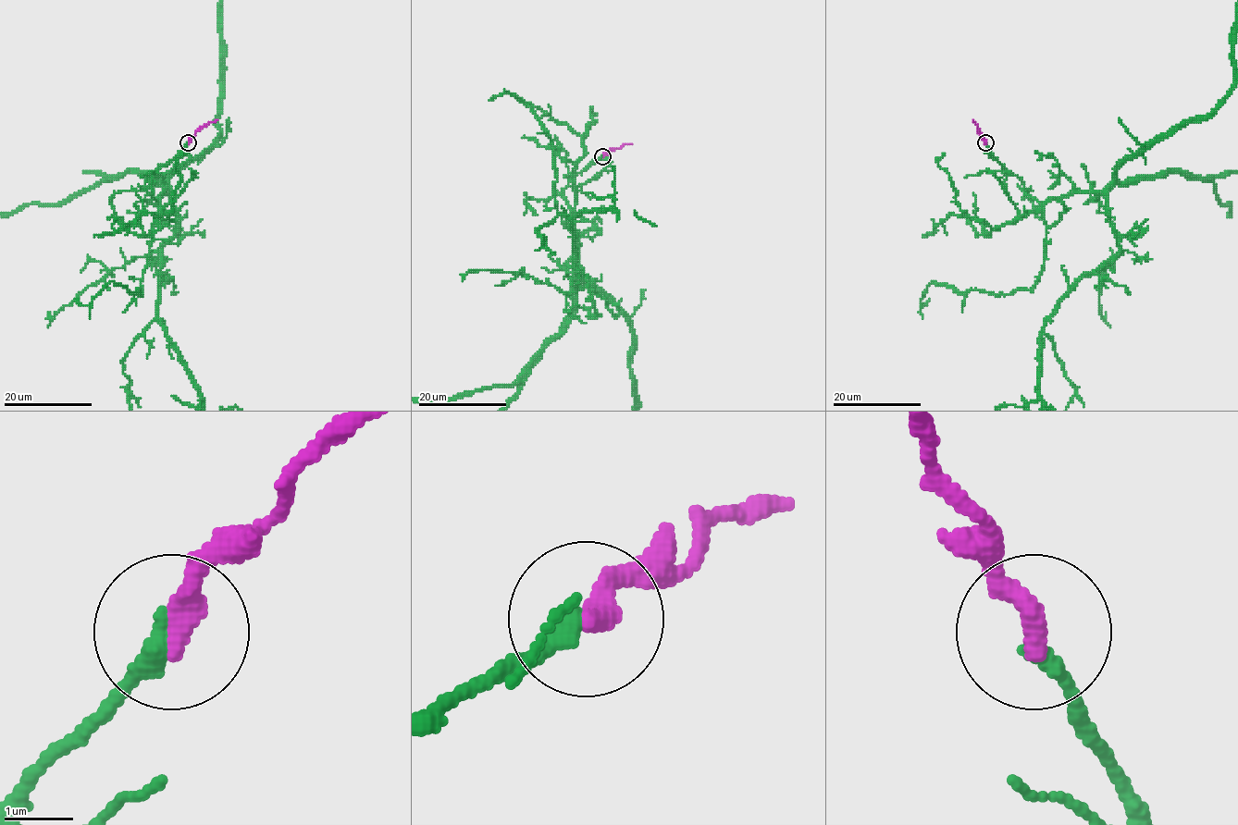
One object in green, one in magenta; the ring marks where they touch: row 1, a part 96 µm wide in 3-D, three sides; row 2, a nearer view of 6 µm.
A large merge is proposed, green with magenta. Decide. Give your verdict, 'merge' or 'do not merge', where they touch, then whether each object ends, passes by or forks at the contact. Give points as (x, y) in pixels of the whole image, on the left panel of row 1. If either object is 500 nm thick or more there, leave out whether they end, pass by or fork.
merge; at (188, 142); green ends there; magenta ends there

